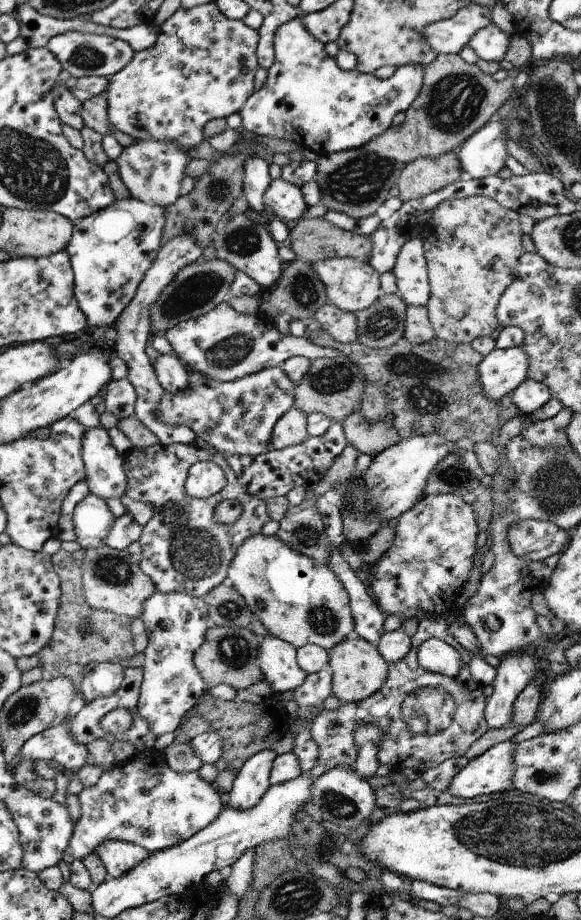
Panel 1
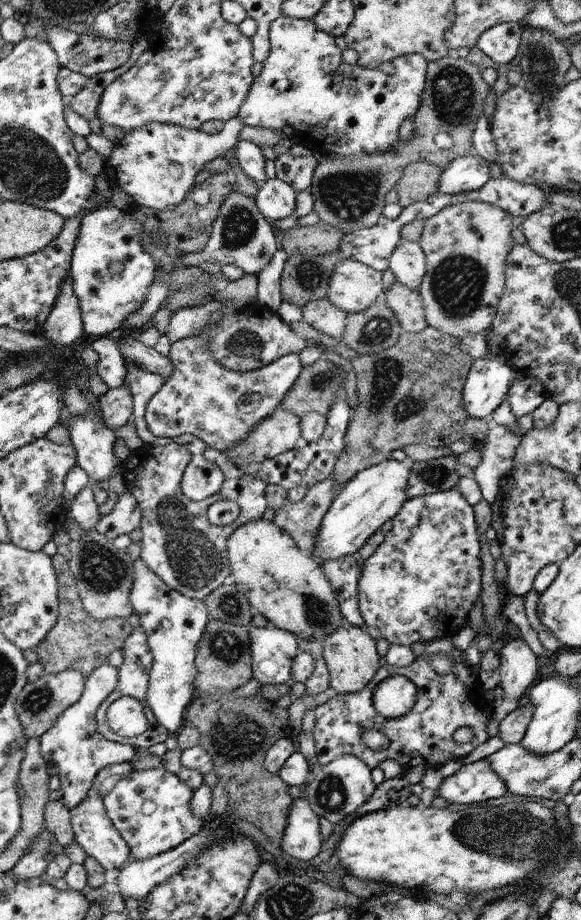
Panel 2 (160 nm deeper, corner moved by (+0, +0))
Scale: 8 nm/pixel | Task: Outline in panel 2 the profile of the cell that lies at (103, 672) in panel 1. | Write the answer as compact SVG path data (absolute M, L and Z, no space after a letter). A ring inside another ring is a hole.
M108 663L98 666L86 676L86 689L80 701L70 709L64 710L56 724L40 736L40 756L46 763L56 764L56 768L60 771L60 800L66 804L67 808L70 808L70 811L88 797L96 774L99 774L106 766L129 763L136 754L137 750L133 746L112 742L104 738L98 730L96 714L99 714L99 707L115 692L118 685L119 668L110 666Z

